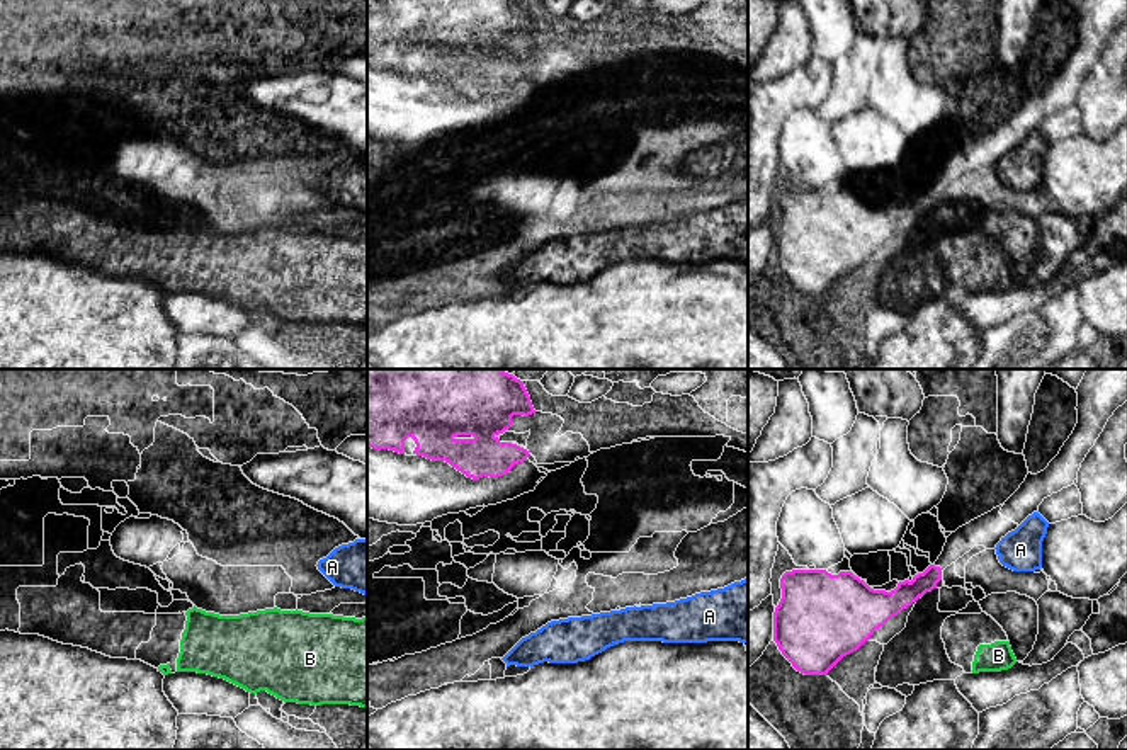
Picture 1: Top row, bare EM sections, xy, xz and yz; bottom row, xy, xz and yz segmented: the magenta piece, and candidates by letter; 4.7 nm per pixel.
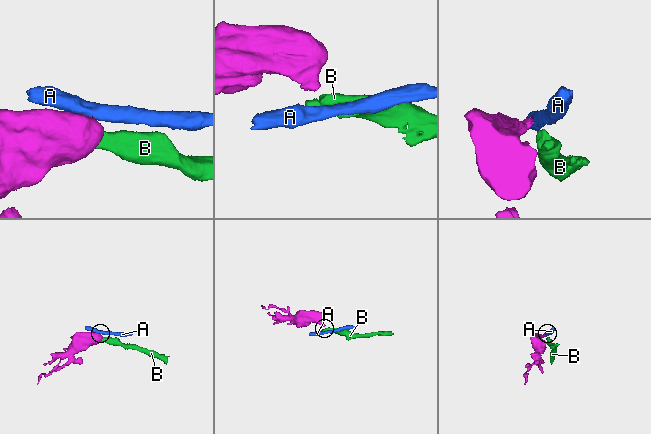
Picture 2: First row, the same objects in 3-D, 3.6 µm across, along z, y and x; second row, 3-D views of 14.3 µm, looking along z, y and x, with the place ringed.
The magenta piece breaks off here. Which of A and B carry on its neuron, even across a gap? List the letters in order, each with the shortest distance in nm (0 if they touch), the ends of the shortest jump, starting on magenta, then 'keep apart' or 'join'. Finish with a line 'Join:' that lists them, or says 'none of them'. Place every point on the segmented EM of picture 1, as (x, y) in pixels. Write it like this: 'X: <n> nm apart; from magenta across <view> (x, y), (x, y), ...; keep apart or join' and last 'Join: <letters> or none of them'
A: 280 nm apart; from magenta across yz (940, 568), (995, 548); keep apart
B: 340 nm apart; from magenta across yz (935, 587), (979, 645); keep apart
Join: none of them

